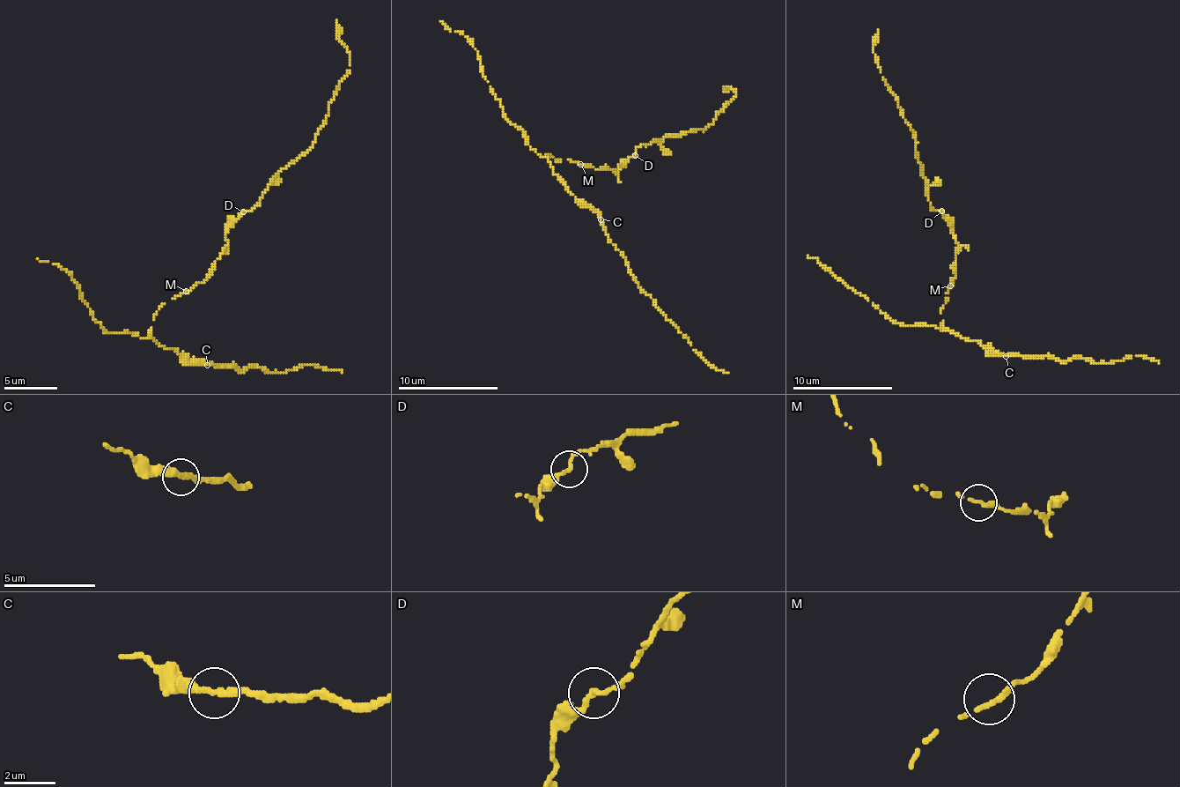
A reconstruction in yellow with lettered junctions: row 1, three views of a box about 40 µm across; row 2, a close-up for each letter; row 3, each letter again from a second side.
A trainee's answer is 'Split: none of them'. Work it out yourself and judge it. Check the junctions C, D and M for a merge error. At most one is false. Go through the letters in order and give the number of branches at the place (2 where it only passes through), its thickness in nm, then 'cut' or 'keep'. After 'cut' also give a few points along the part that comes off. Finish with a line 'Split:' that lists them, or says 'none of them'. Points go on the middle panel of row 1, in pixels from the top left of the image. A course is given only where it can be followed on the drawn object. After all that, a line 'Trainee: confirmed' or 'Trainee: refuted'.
C: 2 branches meet; 240 nm thick; keep
D: 2 branches meet; 240 nm thick; keep
M: 2 branches meet; 240 nm thick; keep
Split: none of them
Trainee: confirmed

